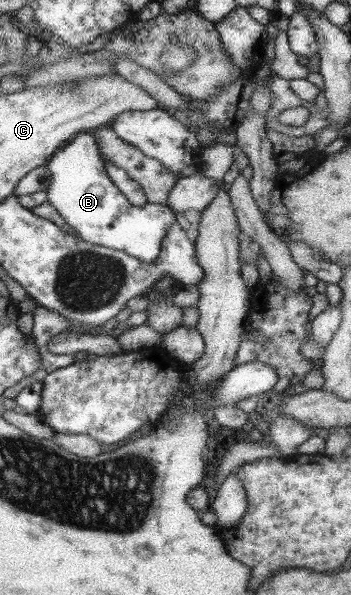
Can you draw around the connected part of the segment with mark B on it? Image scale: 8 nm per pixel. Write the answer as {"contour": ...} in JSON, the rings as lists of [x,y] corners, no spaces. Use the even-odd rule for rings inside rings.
{"contour":[[[91,131],[76,133],[66,145],[56,149],[46,169],[52,177],[45,190],[46,202],[82,241],[128,253],[142,263],[154,263],[168,226],[176,221],[175,213],[167,206],[154,203],[132,206],[106,175],[104,160]]]}

